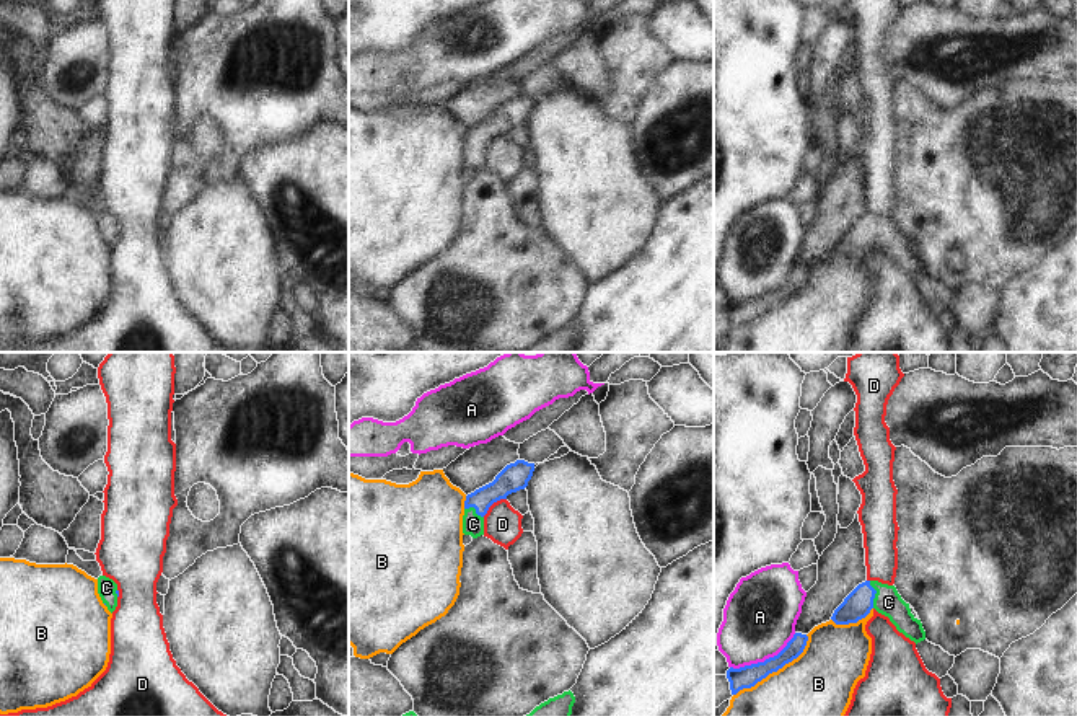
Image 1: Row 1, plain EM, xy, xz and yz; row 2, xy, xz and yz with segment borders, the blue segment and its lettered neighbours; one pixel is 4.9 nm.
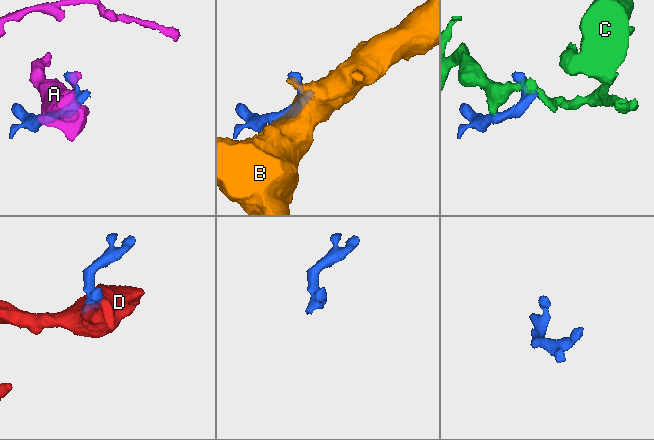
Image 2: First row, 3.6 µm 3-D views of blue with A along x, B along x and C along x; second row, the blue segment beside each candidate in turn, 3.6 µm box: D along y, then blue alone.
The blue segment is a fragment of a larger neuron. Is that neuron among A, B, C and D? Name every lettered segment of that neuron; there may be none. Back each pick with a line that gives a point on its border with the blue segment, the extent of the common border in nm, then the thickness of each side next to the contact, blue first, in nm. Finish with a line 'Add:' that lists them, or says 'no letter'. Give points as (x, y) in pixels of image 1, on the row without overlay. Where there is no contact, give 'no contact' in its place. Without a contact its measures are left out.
C: yz (875, 227) | 140 nm | 140/140 nm
Add: C

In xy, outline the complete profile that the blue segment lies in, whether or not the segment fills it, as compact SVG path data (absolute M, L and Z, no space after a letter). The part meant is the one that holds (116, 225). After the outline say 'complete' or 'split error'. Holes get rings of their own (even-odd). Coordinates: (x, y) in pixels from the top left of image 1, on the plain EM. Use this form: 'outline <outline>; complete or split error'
outline M99 210L98 228L103 238L108 241L108 245L112 248L117 241L117 232L119 232L117 219L106 210Z; split error

